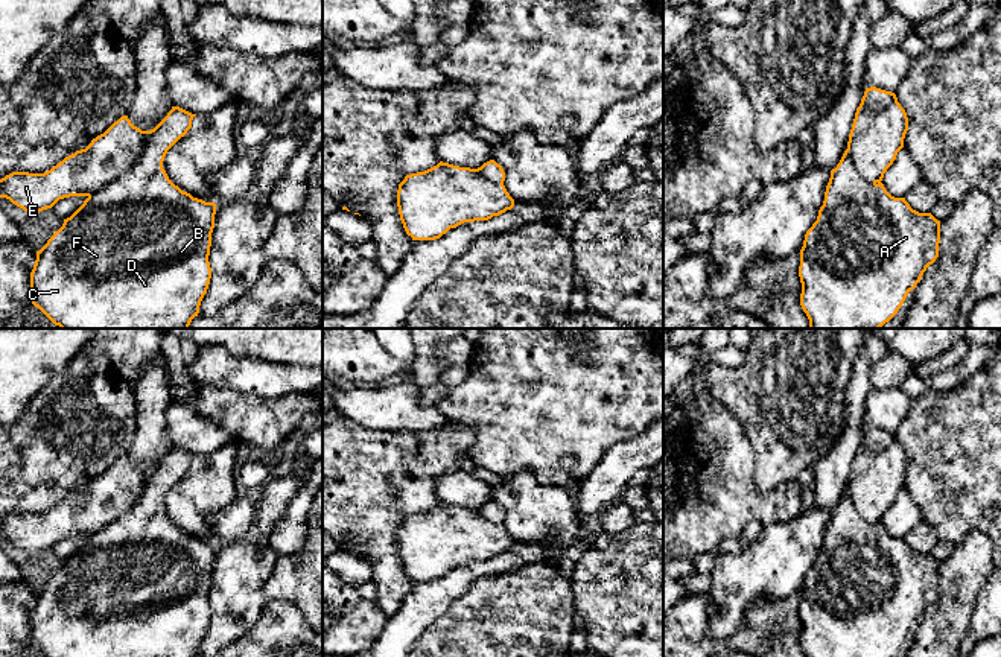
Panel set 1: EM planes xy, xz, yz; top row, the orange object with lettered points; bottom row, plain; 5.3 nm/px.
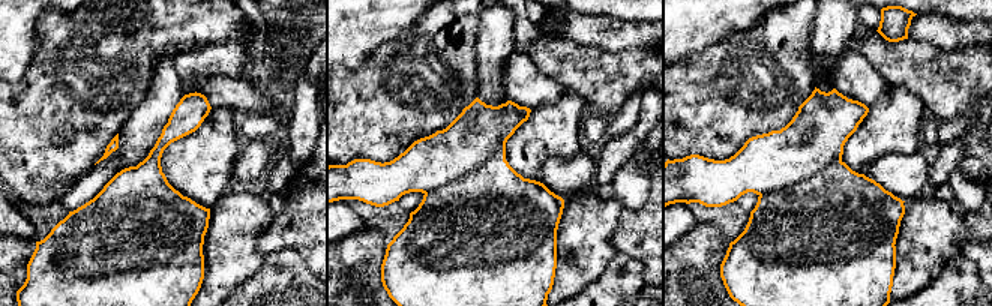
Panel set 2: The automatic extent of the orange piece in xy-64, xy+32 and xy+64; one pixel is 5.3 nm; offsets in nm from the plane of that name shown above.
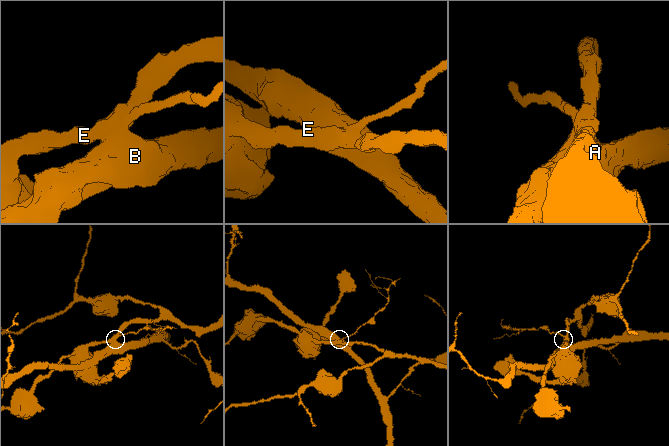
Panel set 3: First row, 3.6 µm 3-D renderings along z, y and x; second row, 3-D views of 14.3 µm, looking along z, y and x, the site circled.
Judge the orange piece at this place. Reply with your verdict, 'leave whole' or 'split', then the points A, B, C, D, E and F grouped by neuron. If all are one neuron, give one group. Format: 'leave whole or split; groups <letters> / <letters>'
split; groups A B C D F / E

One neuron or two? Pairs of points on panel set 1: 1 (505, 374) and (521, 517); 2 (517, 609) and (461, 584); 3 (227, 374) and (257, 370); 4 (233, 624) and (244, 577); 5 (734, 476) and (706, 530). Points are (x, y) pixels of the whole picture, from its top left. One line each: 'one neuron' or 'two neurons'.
1: two neurons
2: two neurons
3: one neuron
4: one neuron
5: one neuron

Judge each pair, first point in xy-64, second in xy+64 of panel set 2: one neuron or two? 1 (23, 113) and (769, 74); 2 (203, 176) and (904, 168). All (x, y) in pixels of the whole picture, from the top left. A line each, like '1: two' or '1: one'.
1: one
2: two

